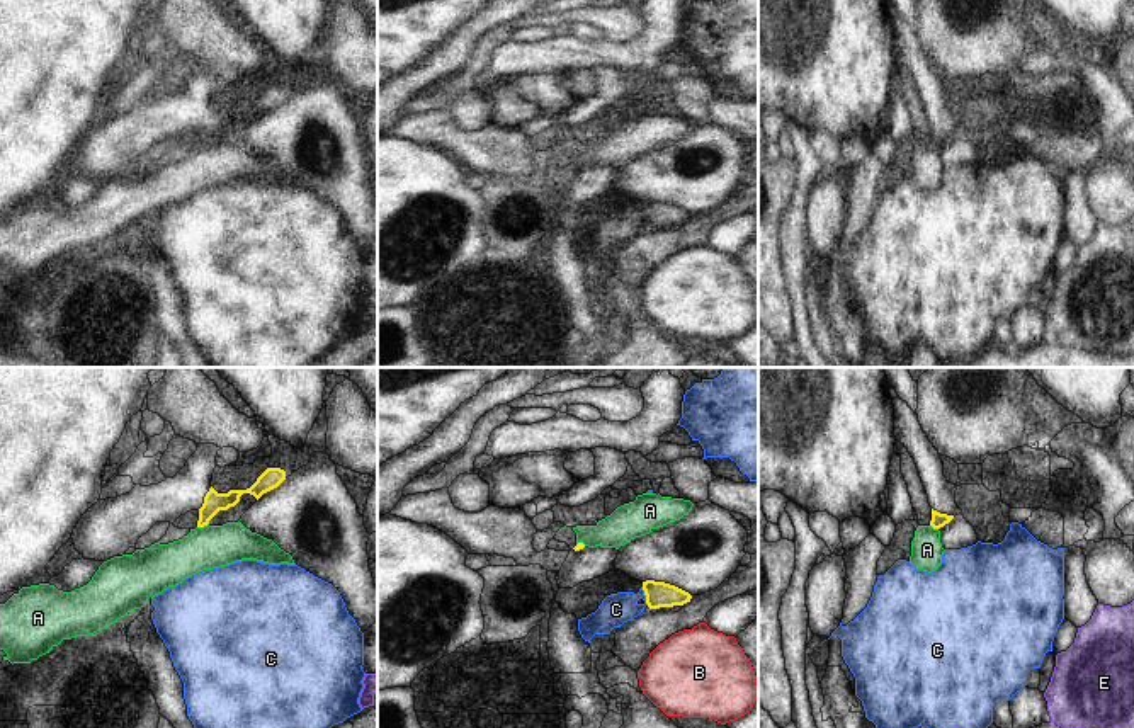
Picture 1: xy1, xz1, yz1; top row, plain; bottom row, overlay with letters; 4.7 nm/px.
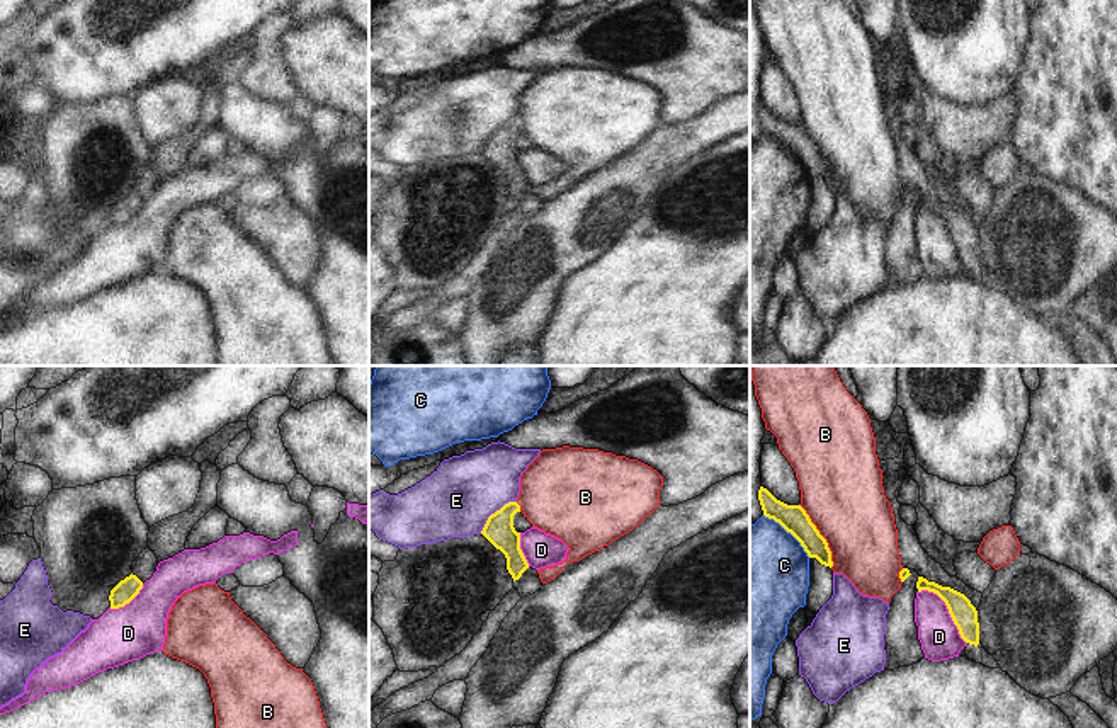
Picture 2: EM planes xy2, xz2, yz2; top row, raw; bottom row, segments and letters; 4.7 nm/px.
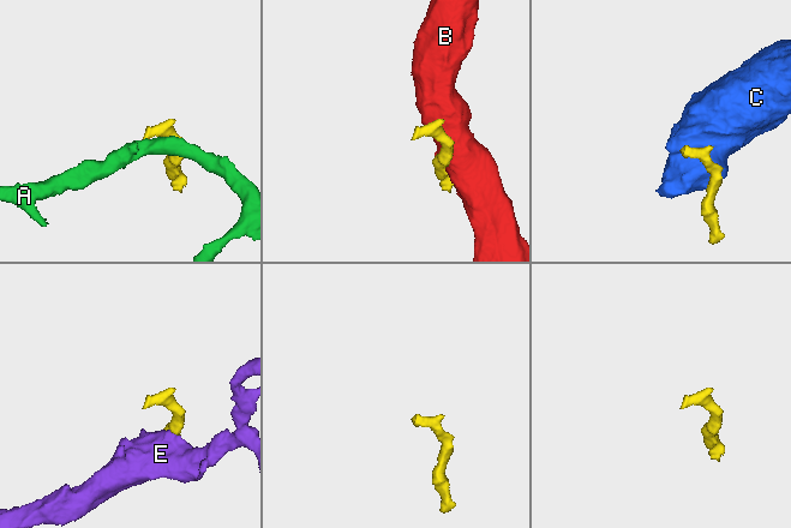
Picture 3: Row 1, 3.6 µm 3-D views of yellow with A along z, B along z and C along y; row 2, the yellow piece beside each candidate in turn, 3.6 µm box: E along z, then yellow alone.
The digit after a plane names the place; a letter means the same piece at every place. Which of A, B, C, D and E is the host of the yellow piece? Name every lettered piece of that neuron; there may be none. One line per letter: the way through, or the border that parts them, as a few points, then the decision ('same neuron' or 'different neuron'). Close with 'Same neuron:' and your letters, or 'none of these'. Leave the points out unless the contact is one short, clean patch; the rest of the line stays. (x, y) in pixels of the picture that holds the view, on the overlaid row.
A: border xy1 (208, 523), (198, 528); different neuron
B: different neuron
C: border yz2 (764, 514), (777, 521), (810, 557); different neuron
D: border yz2 (918, 591), (932, 591), (944, 602), (959, 636), (966, 643); different neuron
E: different neuron
Same neuron: none of these

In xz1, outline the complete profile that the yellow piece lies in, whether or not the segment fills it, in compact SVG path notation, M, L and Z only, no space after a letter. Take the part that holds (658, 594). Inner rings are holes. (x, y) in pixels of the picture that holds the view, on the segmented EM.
M646 580L643 590L649 609L683 606L692 599L689 592L665 582Z

